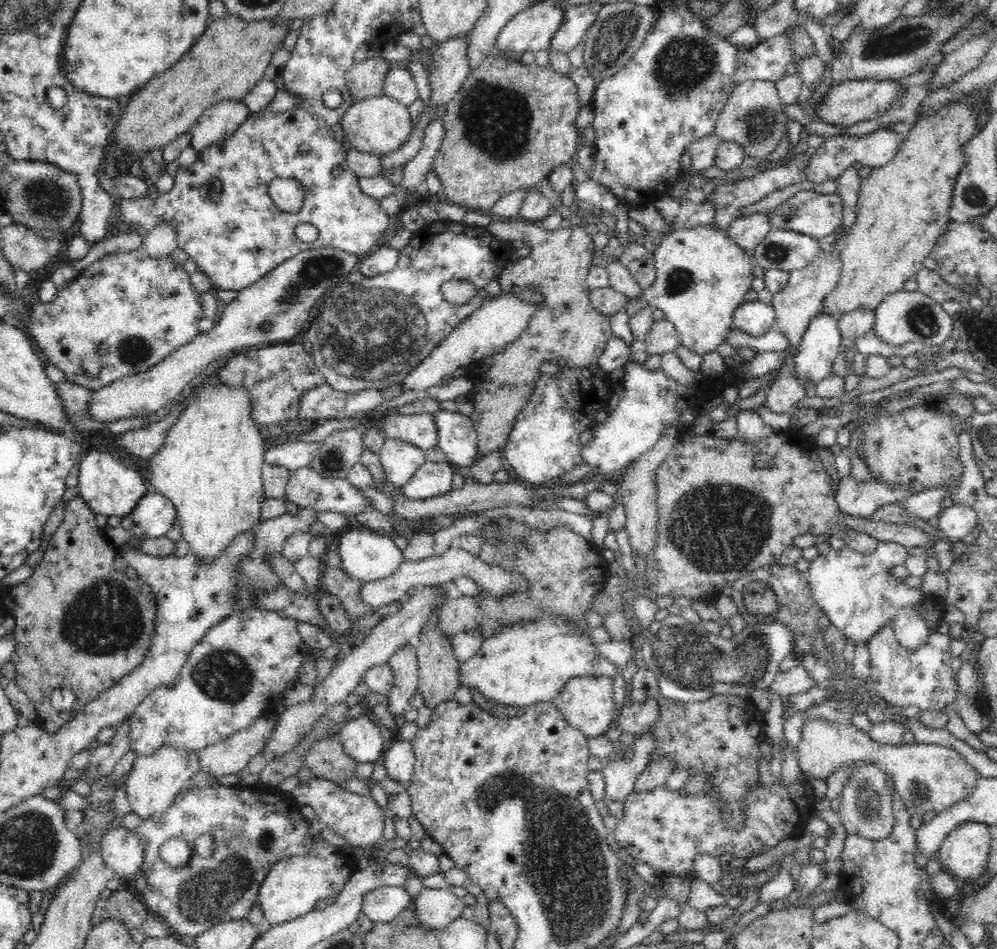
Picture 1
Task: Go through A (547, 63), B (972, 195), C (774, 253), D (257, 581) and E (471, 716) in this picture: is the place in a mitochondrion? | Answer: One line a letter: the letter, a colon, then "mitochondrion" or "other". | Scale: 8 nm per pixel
A: other
B: mitochondrion
C: mitochondrion
D: mitochondrion
E: other

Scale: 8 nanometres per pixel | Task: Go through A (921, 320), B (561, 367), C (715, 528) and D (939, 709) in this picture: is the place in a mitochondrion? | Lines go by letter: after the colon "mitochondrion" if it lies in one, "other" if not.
A: mitochondrion
B: other
C: mitochondrion
D: other

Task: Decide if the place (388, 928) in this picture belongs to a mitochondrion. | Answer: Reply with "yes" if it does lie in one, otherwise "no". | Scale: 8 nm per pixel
no

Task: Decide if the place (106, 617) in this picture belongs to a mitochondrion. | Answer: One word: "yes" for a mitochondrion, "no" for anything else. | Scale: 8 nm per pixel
yes

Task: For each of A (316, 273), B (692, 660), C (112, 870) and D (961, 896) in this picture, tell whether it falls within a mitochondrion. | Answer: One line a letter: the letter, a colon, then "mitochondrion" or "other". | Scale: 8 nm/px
A: mitochondrion
B: mitochondrion
C: other
D: other

